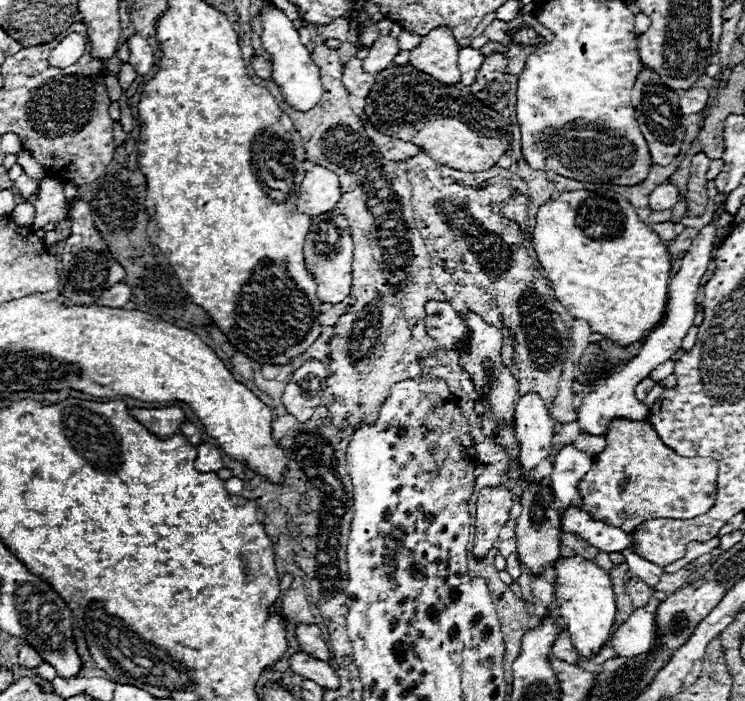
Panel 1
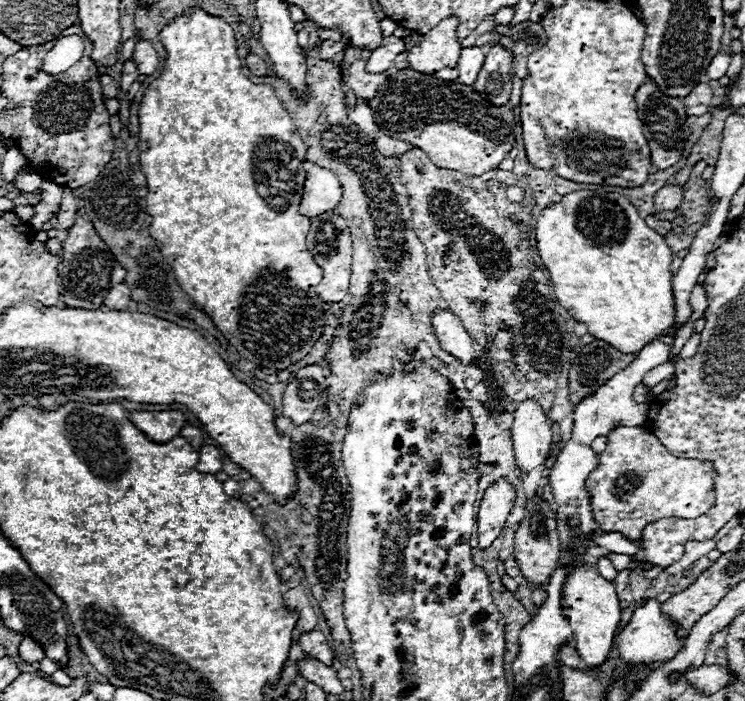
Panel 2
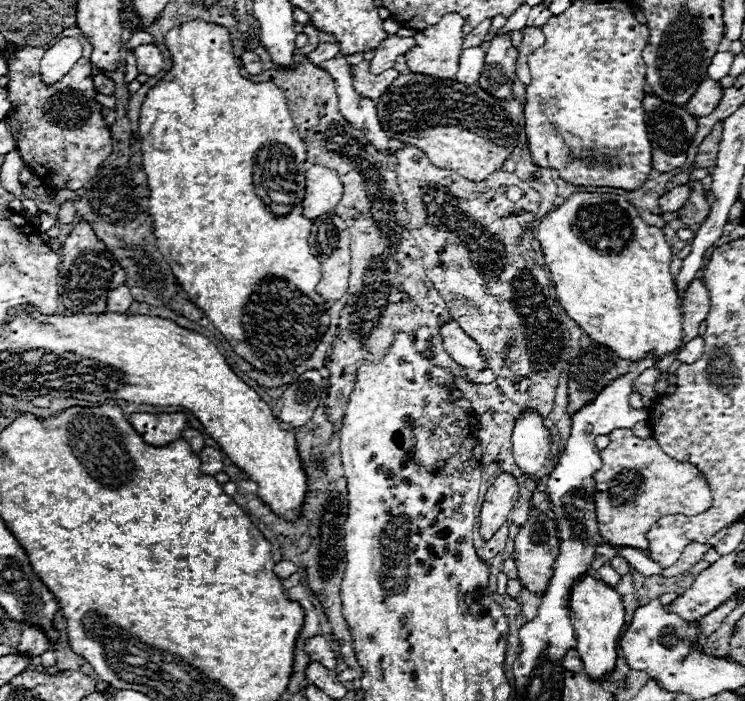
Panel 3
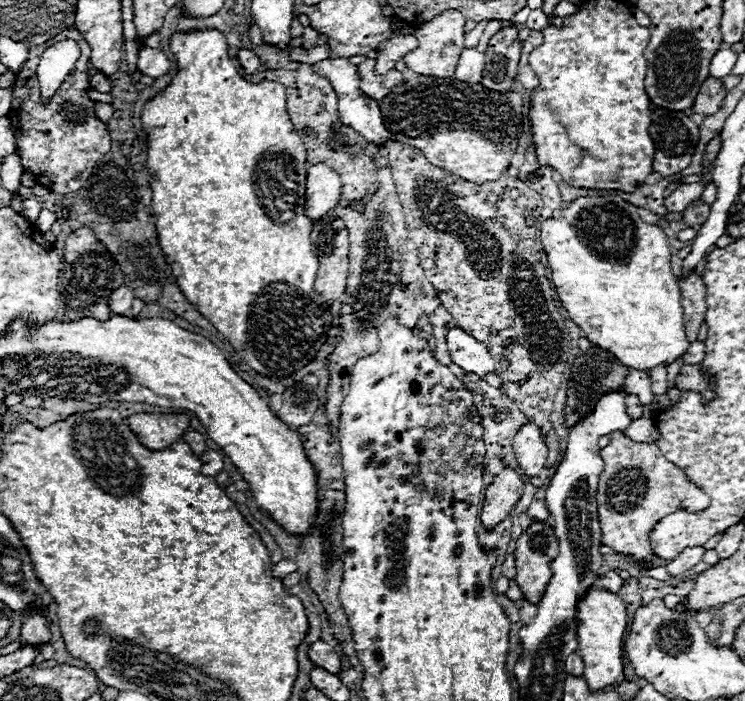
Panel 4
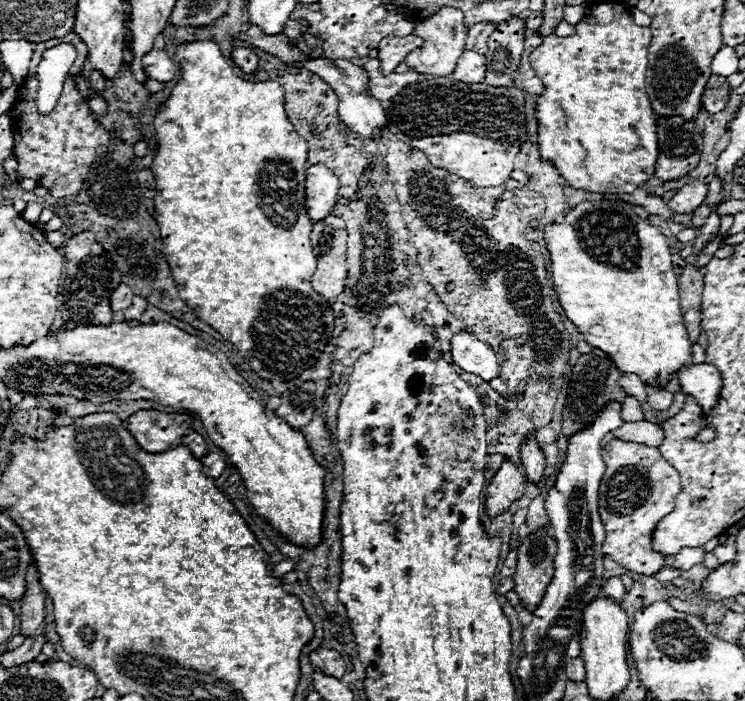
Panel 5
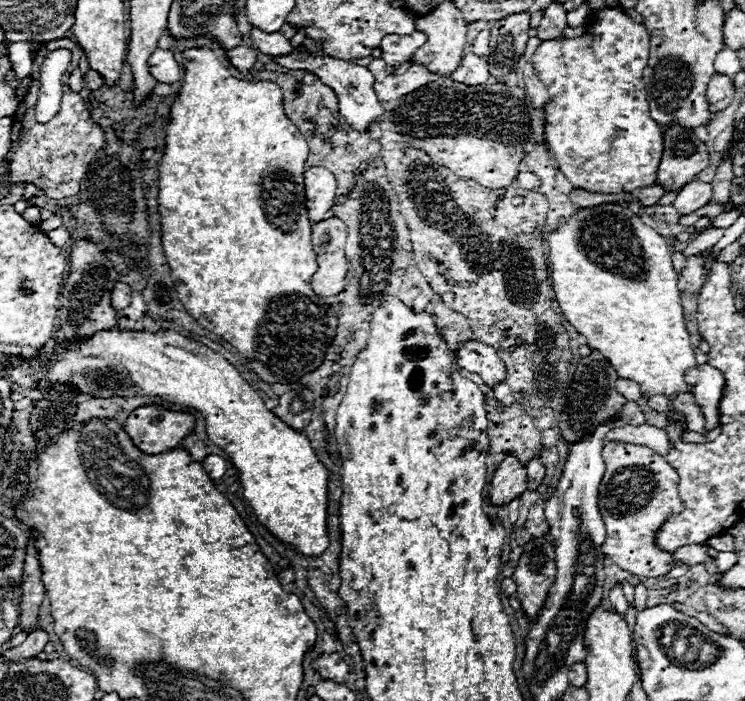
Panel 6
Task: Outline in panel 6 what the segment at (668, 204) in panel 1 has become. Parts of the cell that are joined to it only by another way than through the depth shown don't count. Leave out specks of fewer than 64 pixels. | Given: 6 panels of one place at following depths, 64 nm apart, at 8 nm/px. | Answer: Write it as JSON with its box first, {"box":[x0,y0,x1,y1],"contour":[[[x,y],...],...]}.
{"box":[672,180,712,214],"contour":[[[692,180],[688,182],[676,196],[676,200],[672,202],[672,206],[680,212],[680,214],[690,214],[702,206],[706,206],[712,198],[712,184],[700,182],[700,180]]]}

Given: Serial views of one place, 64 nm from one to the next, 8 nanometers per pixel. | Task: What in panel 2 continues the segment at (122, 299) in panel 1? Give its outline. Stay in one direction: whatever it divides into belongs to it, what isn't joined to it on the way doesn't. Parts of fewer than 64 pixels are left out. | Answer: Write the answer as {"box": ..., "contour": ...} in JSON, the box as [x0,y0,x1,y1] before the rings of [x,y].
{"box":[104,284,130,310],"contour":[[[116,284],[116,288],[110,288],[104,296],[104,306],[110,310],[126,310],[130,304],[130,288],[126,284]]]}

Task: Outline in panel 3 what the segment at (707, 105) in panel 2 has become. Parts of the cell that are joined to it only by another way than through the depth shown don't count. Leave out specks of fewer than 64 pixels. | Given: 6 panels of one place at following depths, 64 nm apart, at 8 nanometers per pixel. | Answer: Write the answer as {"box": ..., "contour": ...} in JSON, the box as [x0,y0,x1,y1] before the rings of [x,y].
{"box":[684,78,722,116],"contour":[[[708,78],[696,88],[696,94],[692,94],[692,100],[688,100],[684,108],[692,116],[708,116],[718,106],[720,98],[722,98],[722,86],[716,80]]]}

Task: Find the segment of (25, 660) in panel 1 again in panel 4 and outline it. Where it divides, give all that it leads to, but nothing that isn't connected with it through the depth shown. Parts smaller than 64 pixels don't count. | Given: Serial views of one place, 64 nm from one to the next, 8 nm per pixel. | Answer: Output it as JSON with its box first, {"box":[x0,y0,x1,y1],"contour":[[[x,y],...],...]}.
{"box":[20,614,50,650],"contour":[[[28,614],[28,618],[22,624],[20,642],[22,642],[22,646],[32,644],[38,650],[50,642],[50,632],[48,632],[48,624],[46,624],[44,614]]]}

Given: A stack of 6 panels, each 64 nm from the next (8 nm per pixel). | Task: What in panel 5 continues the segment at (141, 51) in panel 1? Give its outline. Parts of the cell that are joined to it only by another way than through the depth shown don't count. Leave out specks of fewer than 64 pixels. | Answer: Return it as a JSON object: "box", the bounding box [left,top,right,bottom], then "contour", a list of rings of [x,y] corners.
{"box":[144,48,178,82],"contour":[[[152,48],[144,58],[144,72],[148,78],[158,80],[158,82],[168,82],[174,80],[178,76],[178,66],[174,64],[174,60],[164,52],[164,50],[156,50]]]}

